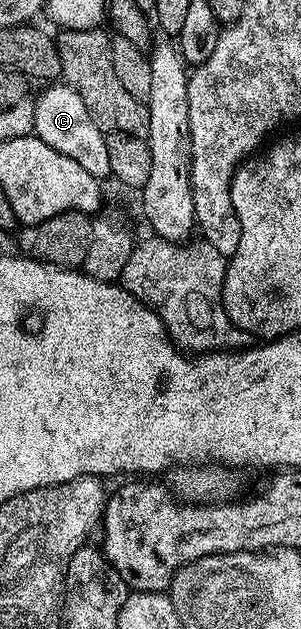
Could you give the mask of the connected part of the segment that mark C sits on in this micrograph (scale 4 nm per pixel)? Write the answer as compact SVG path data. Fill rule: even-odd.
M48 84L44 91L37 96L32 106L35 137L40 138L50 148L62 152L62 156L70 156L70 160L78 160L90 176L104 180L112 173L110 154L106 152L106 135L103 130L90 120L90 112L86 112L86 104L82 104L82 96L74 92L66 84Z

